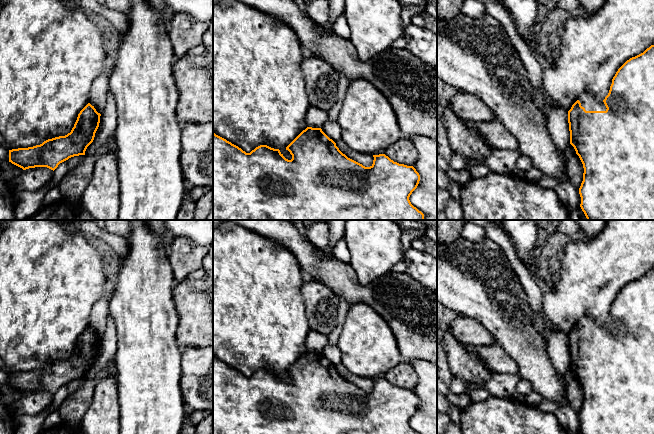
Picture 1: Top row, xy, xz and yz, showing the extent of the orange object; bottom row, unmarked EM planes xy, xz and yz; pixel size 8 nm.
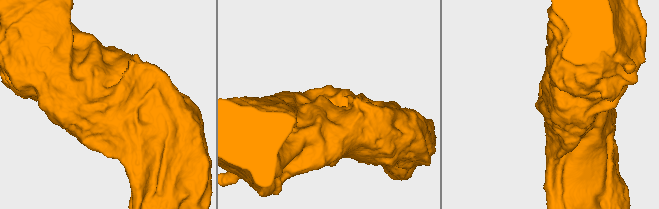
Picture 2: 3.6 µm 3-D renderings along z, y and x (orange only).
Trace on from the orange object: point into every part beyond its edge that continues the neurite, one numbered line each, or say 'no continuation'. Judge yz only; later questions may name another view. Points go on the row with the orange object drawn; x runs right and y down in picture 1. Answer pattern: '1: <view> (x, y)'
1: yz (588, 101)

